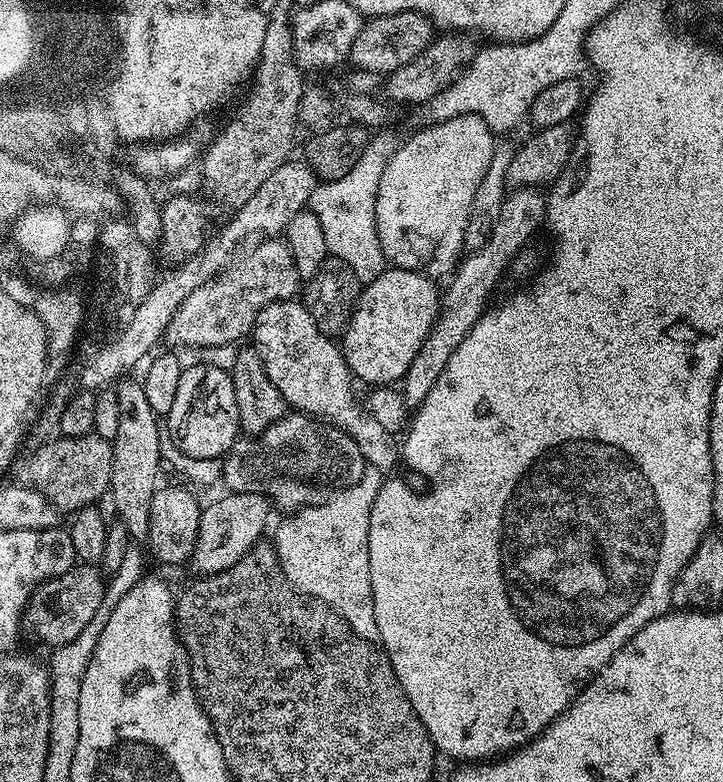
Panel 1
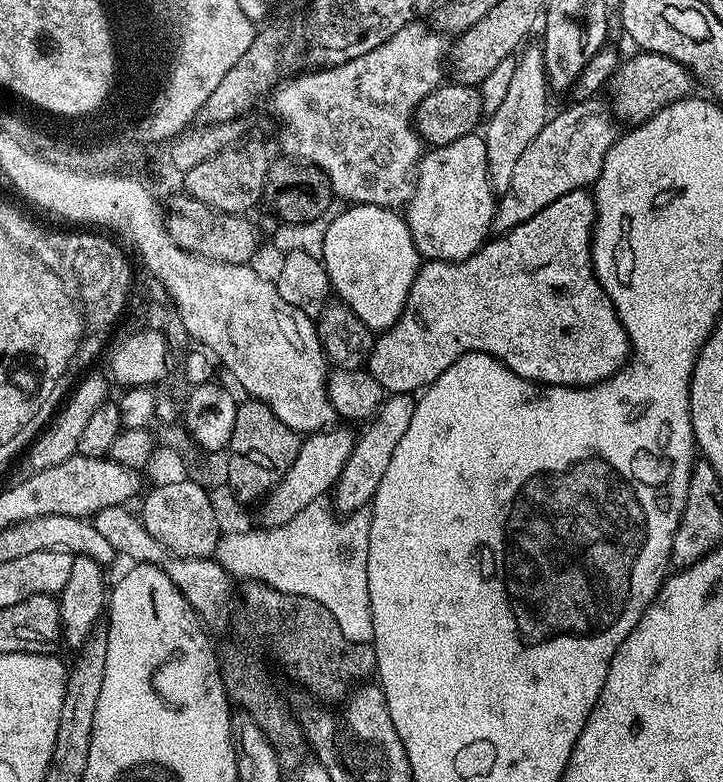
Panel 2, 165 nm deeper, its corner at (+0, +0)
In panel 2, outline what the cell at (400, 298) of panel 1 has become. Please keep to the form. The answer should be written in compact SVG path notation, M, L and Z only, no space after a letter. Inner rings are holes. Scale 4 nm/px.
M579 188L570 194L562 194L558 202L550 202L546 210L538 210L534 218L522 222L510 232L497 235L489 239L483 248L465 260L424 260L418 274L414 278L414 286L410 286L410 294L406 298L404 313L384 332L375 337L372 352L368 355L367 371L371 372L376 381L381 384L388 394L416 394L434 383L439 376L458 358L467 352L484 352L501 360L516 376L521 376L536 386L559 386L561 388L590 388L594 384L601 384L604 380L616 375L630 359L630 345L628 335L602 286L598 282L596 272L592 269L592 230L596 226L596 197L591 191Z

